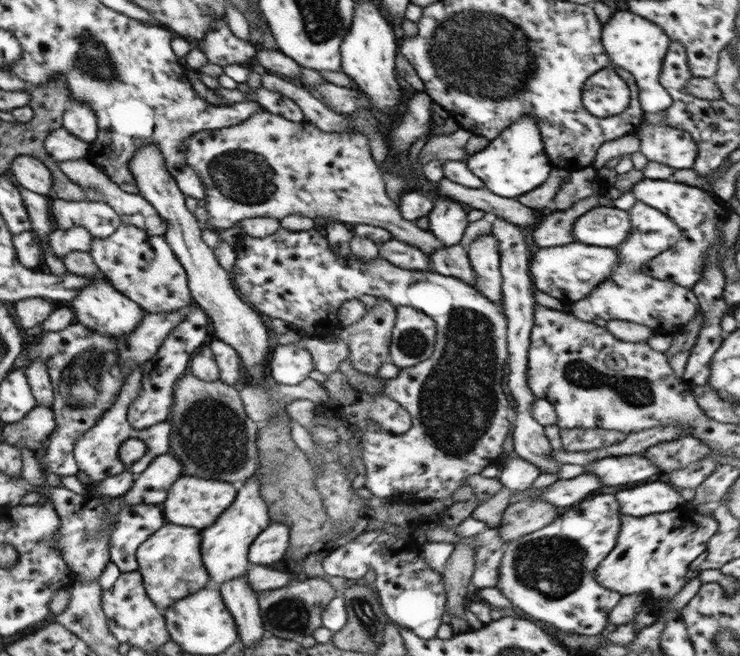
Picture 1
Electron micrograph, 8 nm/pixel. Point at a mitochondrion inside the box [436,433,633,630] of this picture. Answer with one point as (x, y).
(554, 566)

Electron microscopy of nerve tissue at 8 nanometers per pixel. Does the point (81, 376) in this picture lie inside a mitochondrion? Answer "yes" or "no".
yes

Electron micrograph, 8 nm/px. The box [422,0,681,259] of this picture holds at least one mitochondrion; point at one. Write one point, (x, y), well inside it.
(446, 34)

